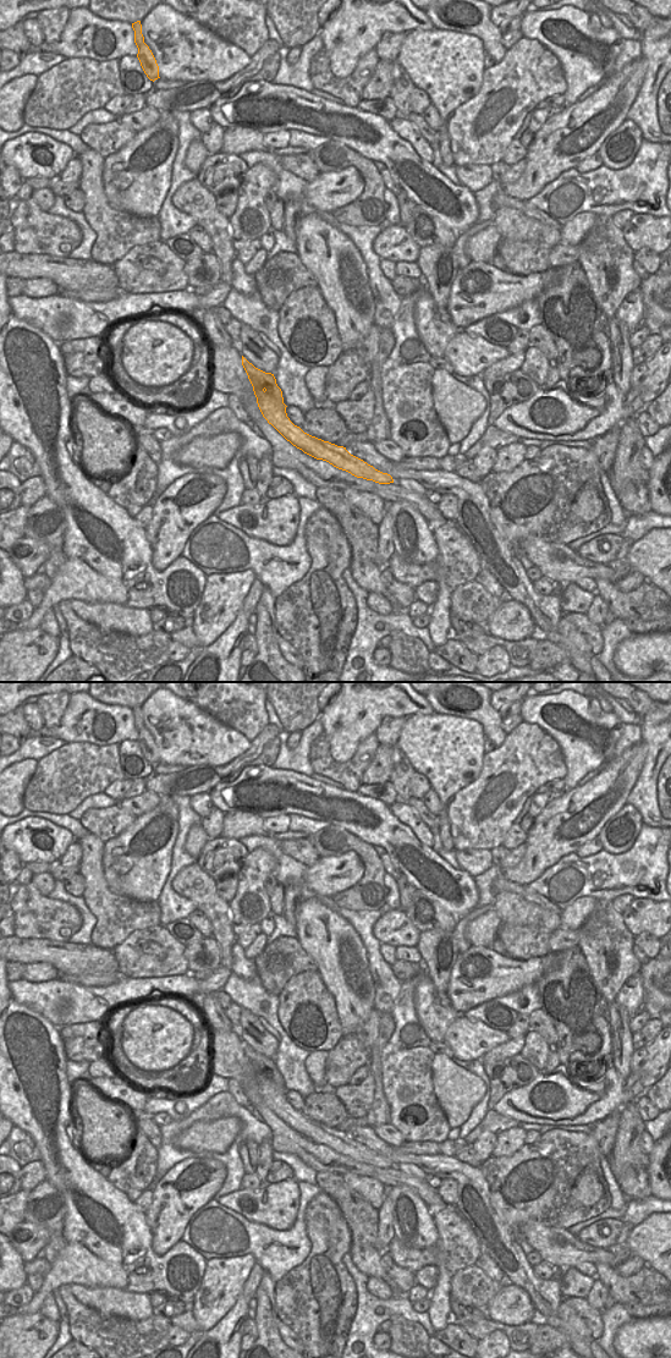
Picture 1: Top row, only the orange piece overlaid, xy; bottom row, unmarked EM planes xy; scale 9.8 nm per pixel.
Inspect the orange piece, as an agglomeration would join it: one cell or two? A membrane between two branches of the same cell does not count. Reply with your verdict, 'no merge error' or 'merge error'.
merge error

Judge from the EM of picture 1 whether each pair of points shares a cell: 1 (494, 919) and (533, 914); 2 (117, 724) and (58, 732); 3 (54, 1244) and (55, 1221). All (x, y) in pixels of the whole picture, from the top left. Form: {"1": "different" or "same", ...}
{"1": "different", "2": "same", "3": "same"}

